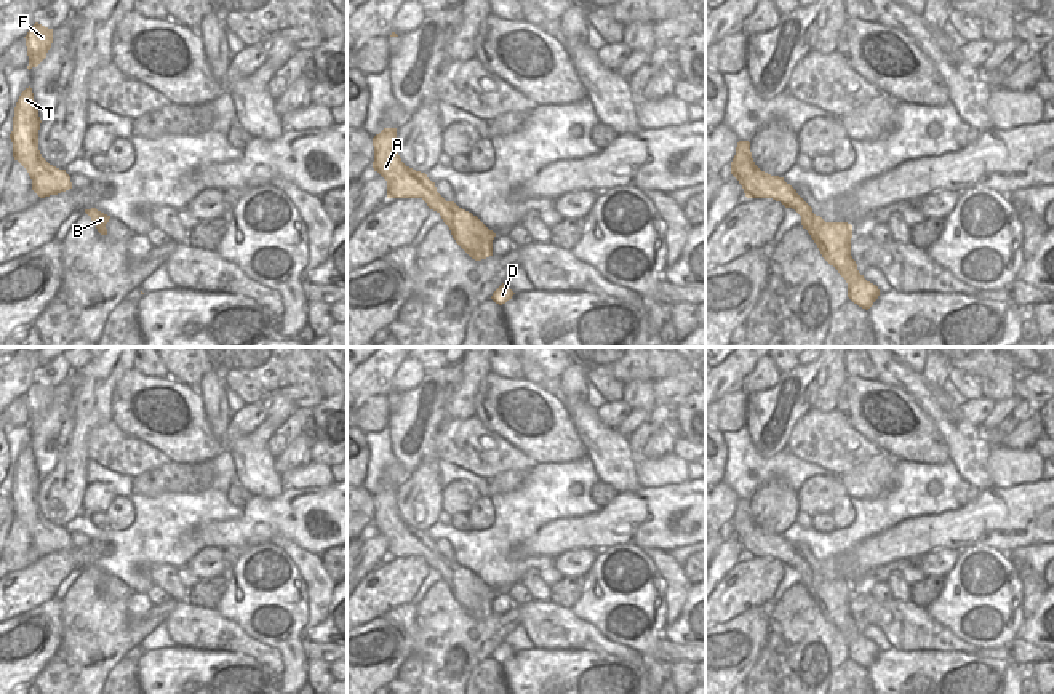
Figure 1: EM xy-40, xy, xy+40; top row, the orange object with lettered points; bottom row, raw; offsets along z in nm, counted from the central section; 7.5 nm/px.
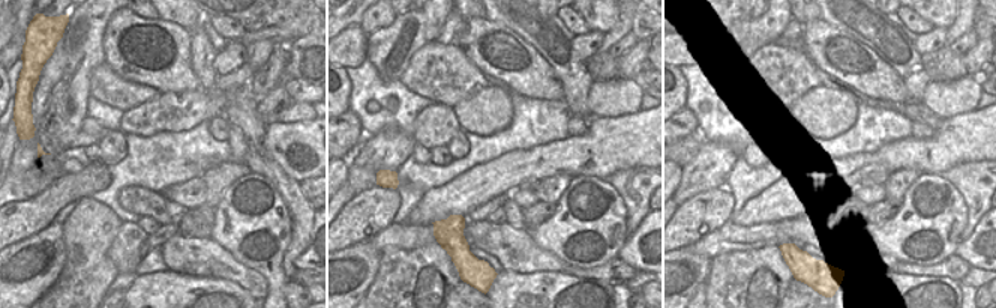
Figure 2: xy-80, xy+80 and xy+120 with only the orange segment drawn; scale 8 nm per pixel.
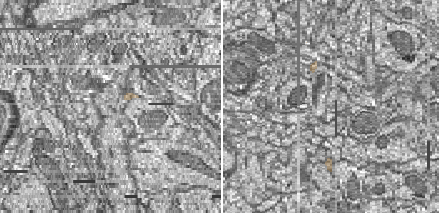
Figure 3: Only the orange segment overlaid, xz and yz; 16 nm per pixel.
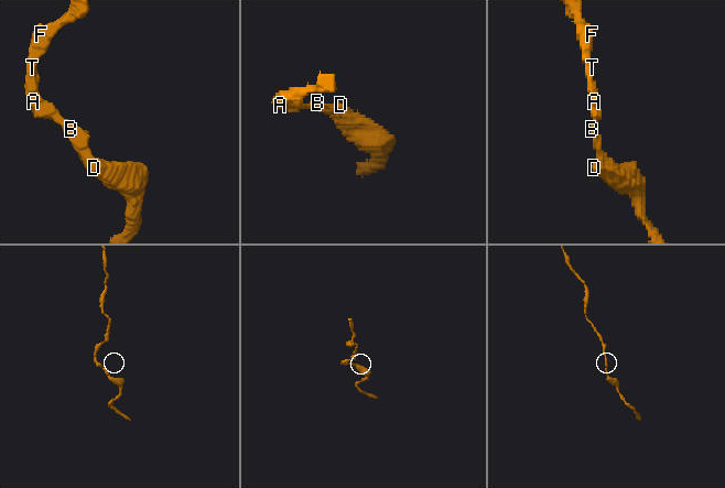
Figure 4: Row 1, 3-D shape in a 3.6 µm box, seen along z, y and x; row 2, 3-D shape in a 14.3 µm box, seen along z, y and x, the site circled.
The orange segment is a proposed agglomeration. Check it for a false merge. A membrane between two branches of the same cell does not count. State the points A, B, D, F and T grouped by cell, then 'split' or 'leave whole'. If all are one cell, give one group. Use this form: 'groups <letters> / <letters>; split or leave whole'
groups A B D F T; leave whole

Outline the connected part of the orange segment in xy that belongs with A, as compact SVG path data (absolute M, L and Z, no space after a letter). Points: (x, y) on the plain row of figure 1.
M384 486L373 496L373 526L387 539L387 556L422 556L449 585L456 601L475 619L493 614L496 592L477 574L446 560L425 531L406 524L397 509L397 486Z

